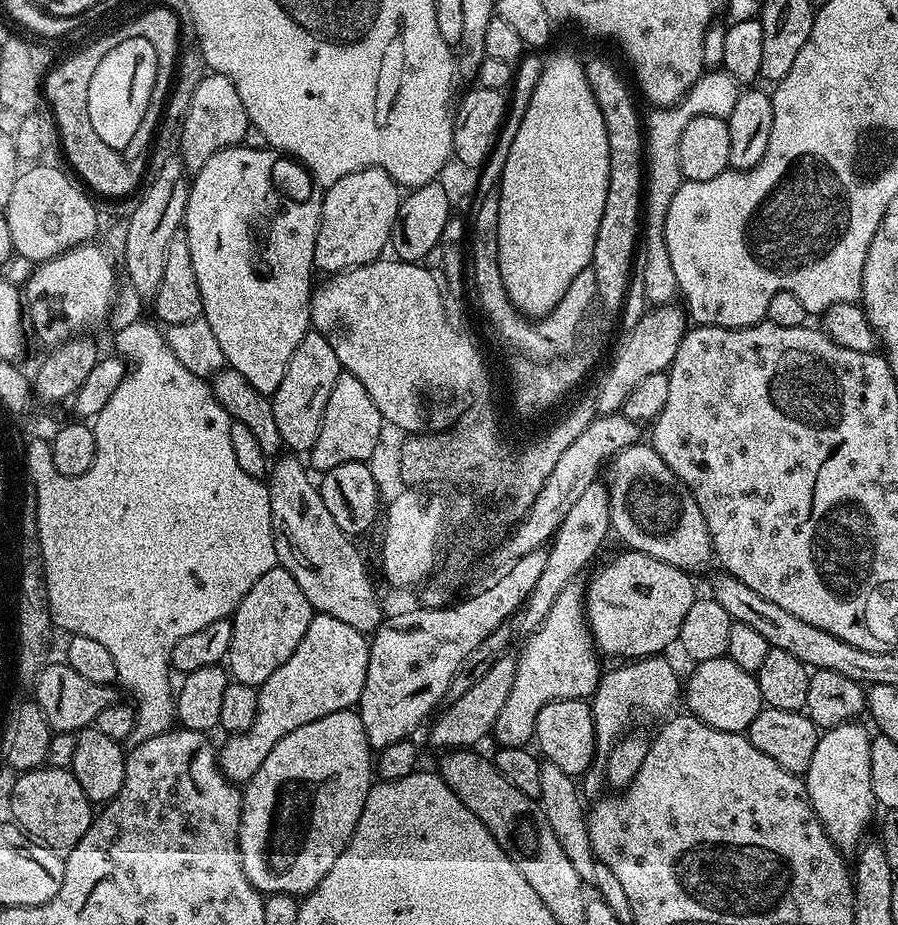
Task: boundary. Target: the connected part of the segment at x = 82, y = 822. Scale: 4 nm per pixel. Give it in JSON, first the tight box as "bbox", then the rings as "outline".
{"bbox":[12,766,94,854],"outline":[[[41,766],[30,772],[21,772],[14,785],[12,820],[31,839],[53,852],[66,854],[86,834],[92,825],[94,808],[82,790],[78,778],[66,768]]]}

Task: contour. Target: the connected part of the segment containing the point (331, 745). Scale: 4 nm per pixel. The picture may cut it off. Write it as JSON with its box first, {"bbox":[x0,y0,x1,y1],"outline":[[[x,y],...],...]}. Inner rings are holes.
{"bbox":[238,710,374,898],"outline":[[[349,710],[347,712],[335,712],[326,714],[326,718],[318,718],[318,722],[310,722],[306,726],[298,726],[270,754],[266,754],[266,762],[258,766],[258,770],[248,779],[248,783],[243,785],[242,799],[240,802],[240,825],[238,826],[238,846],[240,847],[240,857],[242,858],[242,870],[246,870],[246,878],[253,884],[261,894],[273,896],[274,894],[286,894],[303,898],[312,892],[326,874],[330,874],[330,866],[346,850],[350,838],[354,834],[354,826],[358,826],[358,818],[362,814],[362,806],[366,802],[366,794],[371,790],[374,783],[374,752],[368,747],[366,730],[362,726],[362,718],[359,711]]]}

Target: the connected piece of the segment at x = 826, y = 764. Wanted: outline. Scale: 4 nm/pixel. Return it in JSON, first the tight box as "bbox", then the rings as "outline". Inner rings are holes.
{"bbox":[802,722,876,850],"outline":[[[860,722],[839,724],[821,731],[818,746],[814,746],[814,758],[810,758],[810,766],[802,776],[816,817],[841,850],[855,849],[865,839],[864,831],[872,820],[876,799],[870,782],[871,745],[872,736]]]}

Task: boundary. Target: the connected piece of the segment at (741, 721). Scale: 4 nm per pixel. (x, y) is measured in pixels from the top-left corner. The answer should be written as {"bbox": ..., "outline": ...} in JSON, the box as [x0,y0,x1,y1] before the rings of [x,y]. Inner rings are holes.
{"bbox":[682,654,764,733],"outline":[[[727,654],[701,660],[693,668],[696,669],[689,674],[688,680],[686,676],[686,687],[682,692],[683,699],[688,699],[687,711],[718,730],[747,733],[750,722],[754,722],[764,704],[755,675],[742,670],[742,666]]]}

